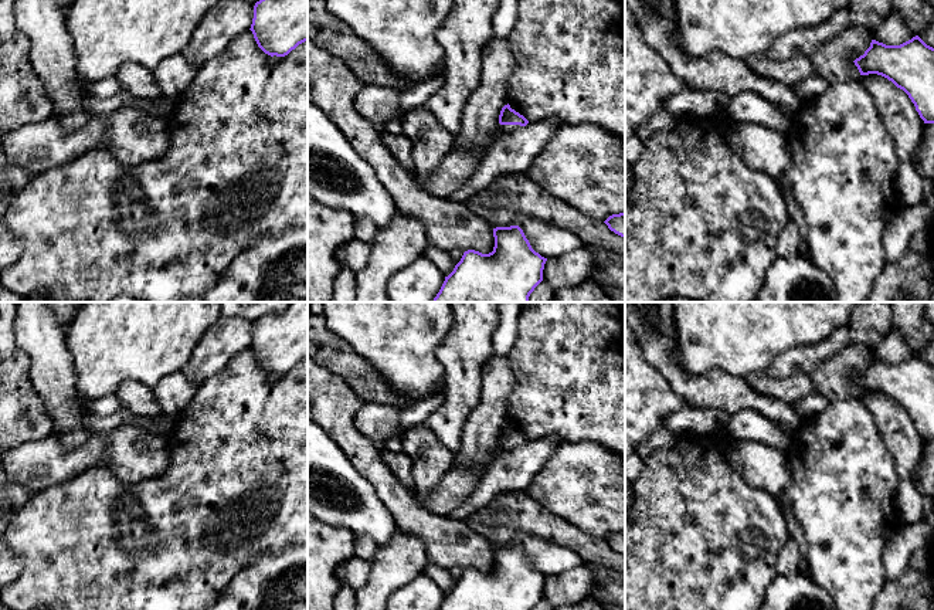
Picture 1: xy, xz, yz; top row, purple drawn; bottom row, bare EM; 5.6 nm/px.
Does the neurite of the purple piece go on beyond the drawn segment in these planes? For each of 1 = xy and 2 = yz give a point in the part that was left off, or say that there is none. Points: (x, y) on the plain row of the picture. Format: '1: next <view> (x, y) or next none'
1: next none
2: next none

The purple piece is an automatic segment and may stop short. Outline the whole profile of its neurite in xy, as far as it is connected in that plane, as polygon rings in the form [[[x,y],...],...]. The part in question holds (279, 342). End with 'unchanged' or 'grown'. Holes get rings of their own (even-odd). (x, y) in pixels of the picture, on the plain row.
[[[291,302],[283,312],[257,319],[249,348],[271,375],[285,375],[308,359],[308,302]]] | unchanged

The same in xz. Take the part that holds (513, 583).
[[[519,543],[493,546],[495,565],[489,572],[463,570],[454,589],[445,594],[439,610],[533,610],[543,599],[547,576],[536,570]]] | unchanged

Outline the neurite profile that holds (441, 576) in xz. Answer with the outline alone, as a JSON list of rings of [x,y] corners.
[[[431,562],[424,567],[422,575],[432,579],[445,594],[448,594],[456,583],[451,576],[449,569],[439,567]]]

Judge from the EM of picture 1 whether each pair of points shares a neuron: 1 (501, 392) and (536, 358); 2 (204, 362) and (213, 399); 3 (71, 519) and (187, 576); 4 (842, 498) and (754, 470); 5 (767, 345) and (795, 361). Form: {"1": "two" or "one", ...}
{"1": "two", "2": "two", "3": "one", "4": "two", "5": "two"}

